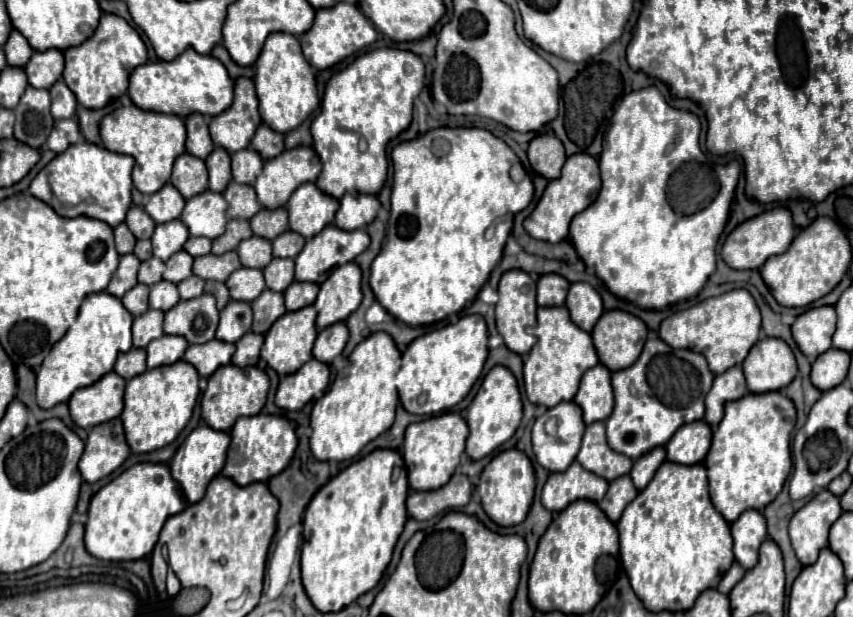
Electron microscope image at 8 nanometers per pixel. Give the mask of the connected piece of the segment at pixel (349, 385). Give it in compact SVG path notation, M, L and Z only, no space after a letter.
M372 333L368 339L356 345L348 359L348 367L344 367L334 383L330 385L330 391L326 391L324 397L320 397L314 403L312 415L310 415L310 451L318 461L348 461L354 459L372 439L382 435L386 429L394 423L394 411L398 405L398 393L394 385L394 377L400 369L400 351L396 349L392 337L388 333Z

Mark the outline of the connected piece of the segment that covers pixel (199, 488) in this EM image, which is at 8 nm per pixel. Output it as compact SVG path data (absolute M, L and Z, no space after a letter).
M200 425L196 427L188 437L186 441L180 445L180 449L176 451L176 455L172 457L172 461L168 463L170 467L170 473L172 477L178 481L178 485L182 487L182 493L186 497L186 501L192 505L192 503L198 503L204 493L206 493L206 485L222 471L224 467L224 461L226 461L226 451L228 451L228 445L230 445L230 435L224 433L224 431L214 431L212 427L208 425Z

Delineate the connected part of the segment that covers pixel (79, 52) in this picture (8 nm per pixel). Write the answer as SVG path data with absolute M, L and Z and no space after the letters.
M104 13L96 33L82 45L66 49L64 57L66 57L64 83L72 89L78 103L86 109L102 109L112 99L124 95L128 89L130 73L138 65L144 65L148 59L146 45L136 33L136 29L132 29L122 17L112 13Z

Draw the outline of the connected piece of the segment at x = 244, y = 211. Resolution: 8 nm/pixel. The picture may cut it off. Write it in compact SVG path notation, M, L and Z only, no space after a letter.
M232 181L228 189L224 191L224 199L228 201L228 217L230 219L250 219L254 217L262 207L256 199L254 187L250 185L240 185Z

